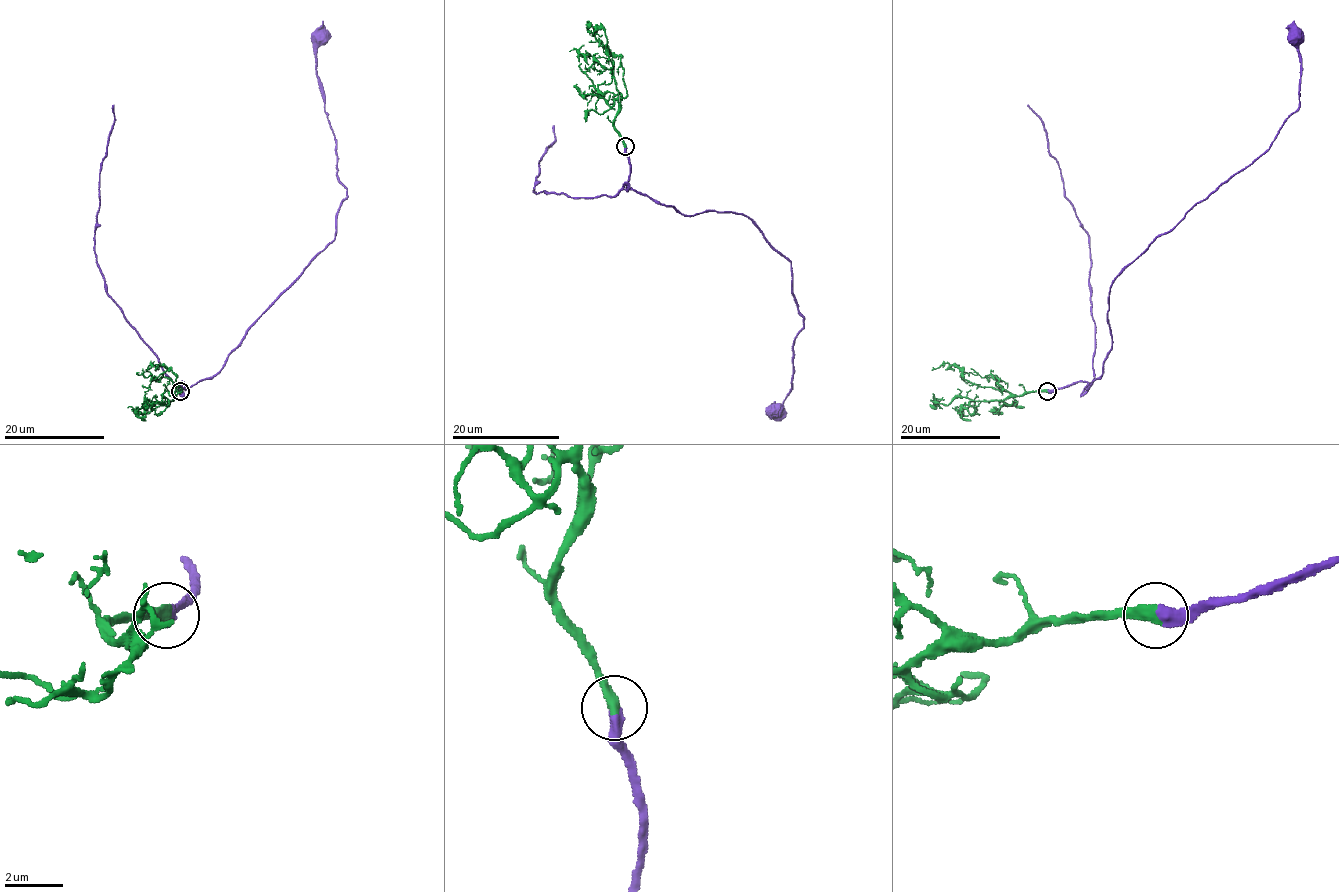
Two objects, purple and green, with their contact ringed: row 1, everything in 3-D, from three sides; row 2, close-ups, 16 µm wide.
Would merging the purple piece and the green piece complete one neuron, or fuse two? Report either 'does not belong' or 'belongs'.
belongs

